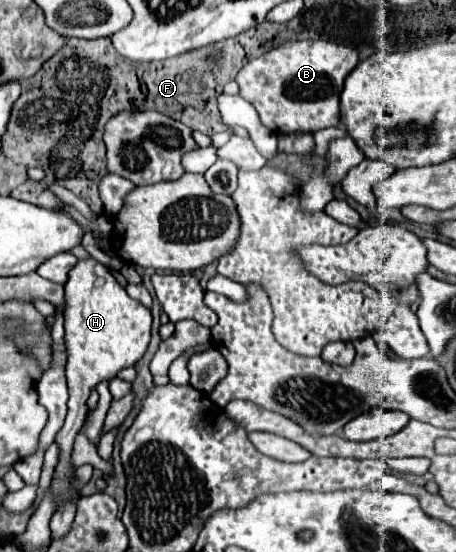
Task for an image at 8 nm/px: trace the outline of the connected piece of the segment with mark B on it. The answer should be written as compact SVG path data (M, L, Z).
M285 42L251 60L237 74L239 96L253 104L263 126L271 132L317 132L339 124L339 96L347 74L359 64L355 48L325 42Z

